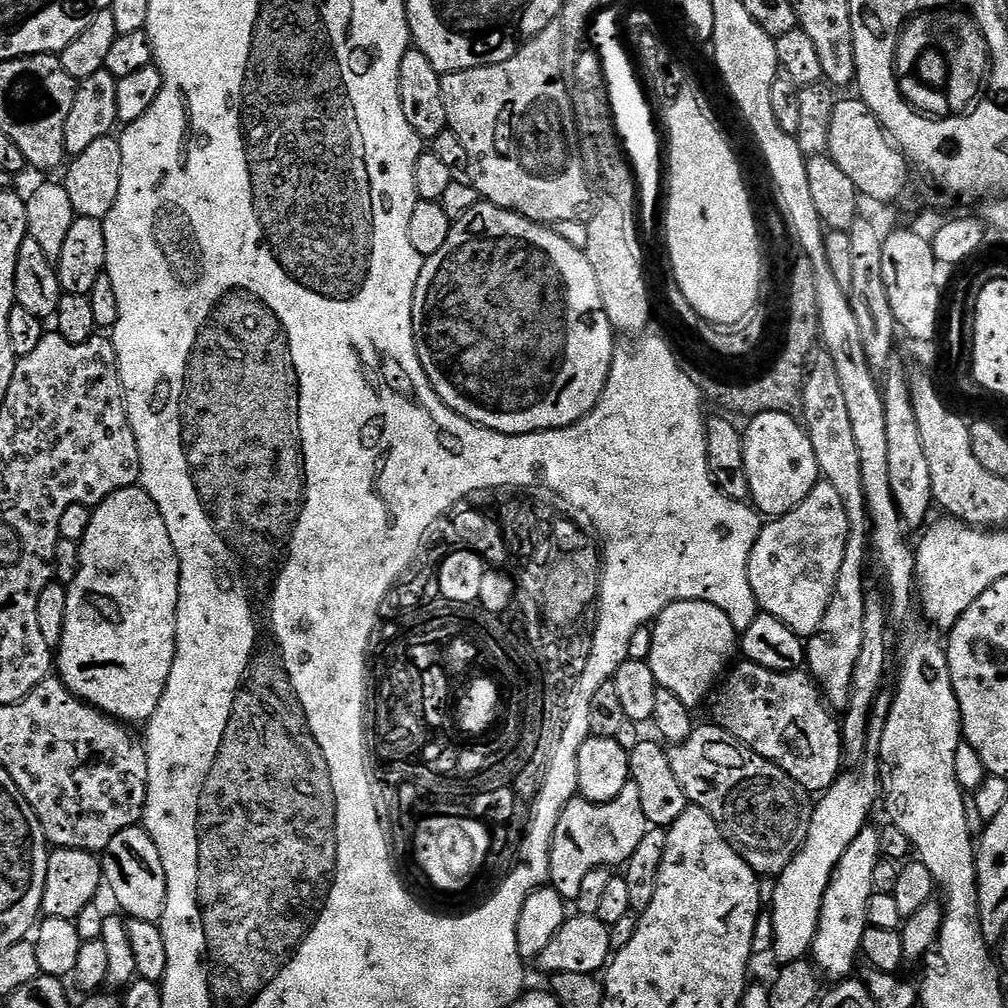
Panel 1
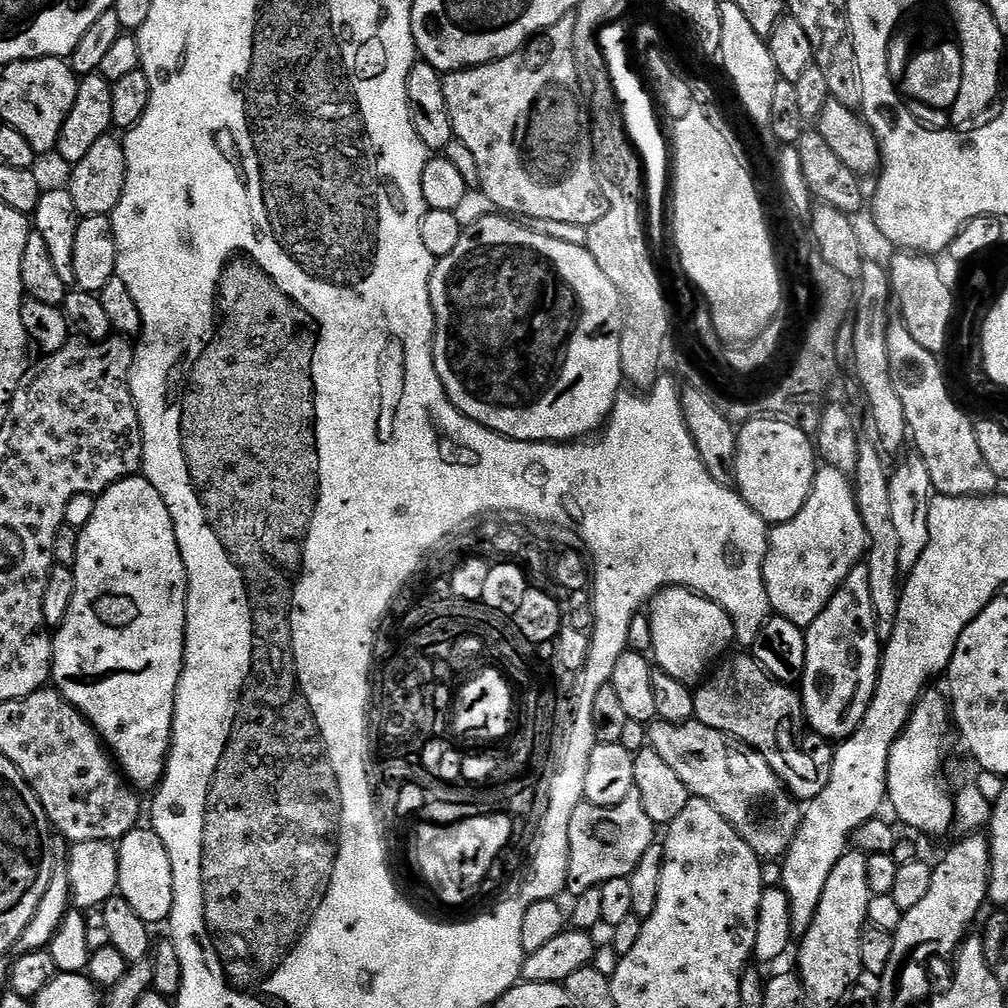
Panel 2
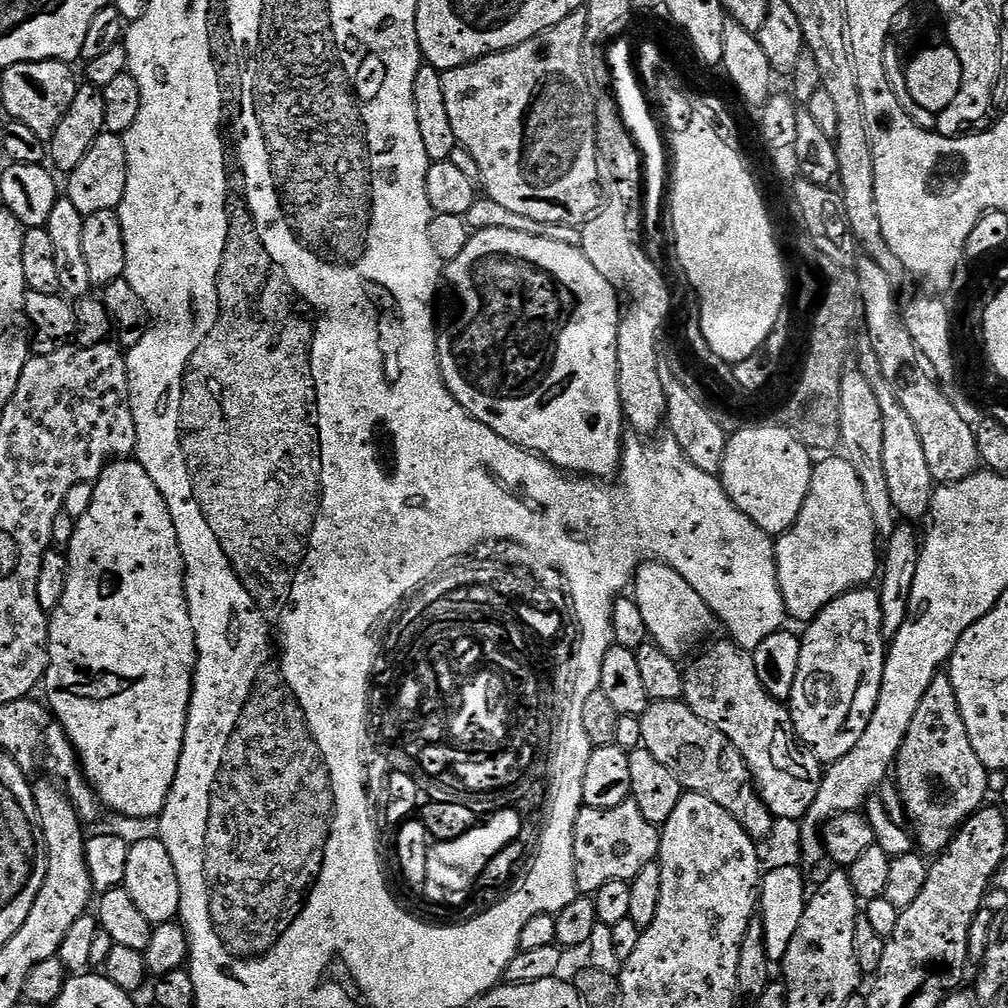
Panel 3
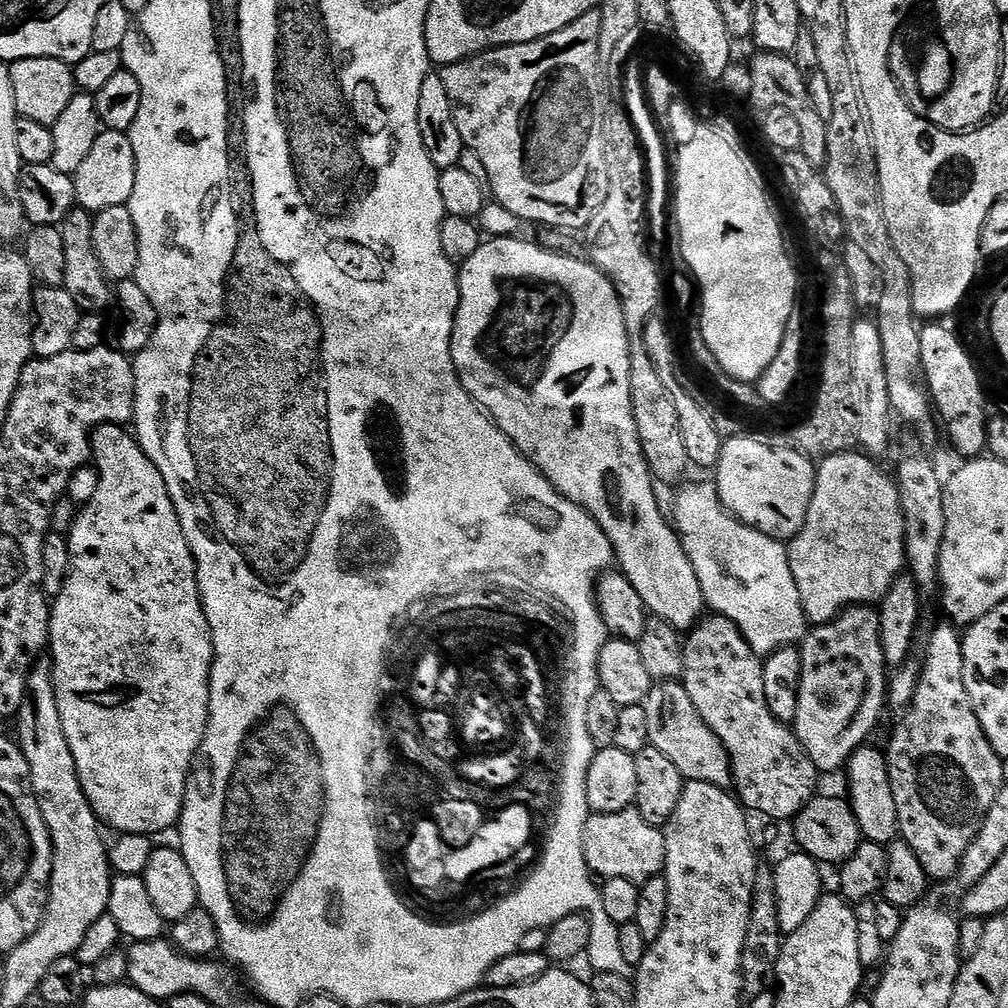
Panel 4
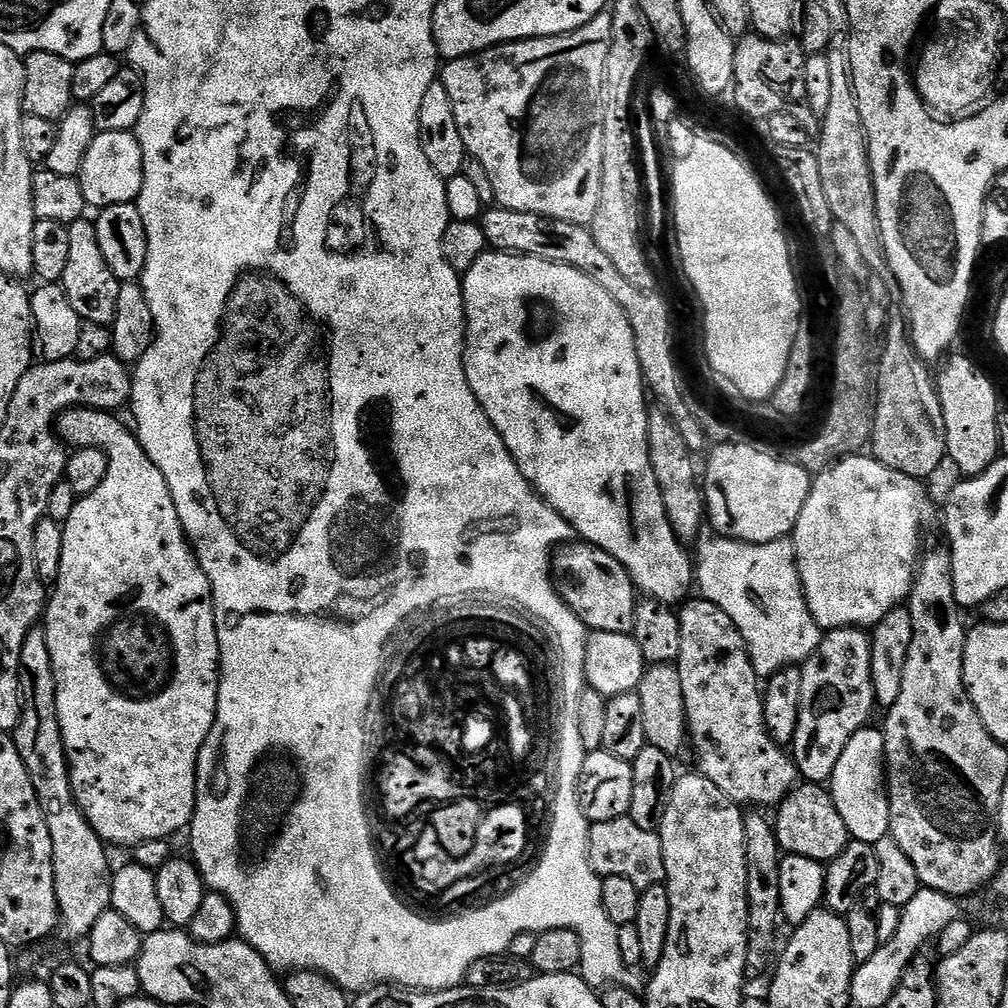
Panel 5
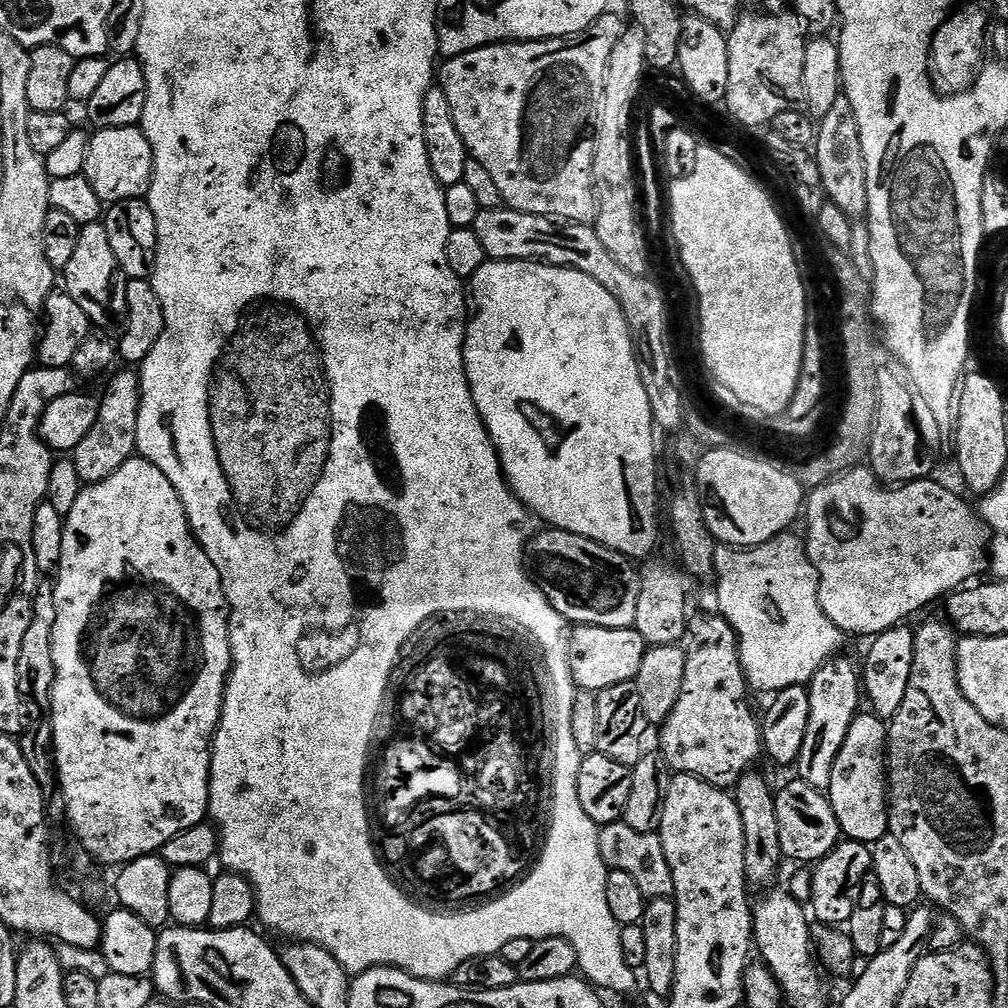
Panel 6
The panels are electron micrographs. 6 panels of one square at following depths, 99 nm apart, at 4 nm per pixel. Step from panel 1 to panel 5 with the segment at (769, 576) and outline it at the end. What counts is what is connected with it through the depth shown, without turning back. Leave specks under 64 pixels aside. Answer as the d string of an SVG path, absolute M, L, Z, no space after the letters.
M868 454L846 456L813 479L812 489L806 498L806 506L802 506L802 514L796 523L796 531L792 533L790 539L792 545L796 548L796 565L798 566L800 581L804 587L804 597L808 603L810 614L814 614L814 622L818 622L820 629L871 629L880 624L882 618L886 618L886 614L890 614L895 608L901 607L912 595L912 580L916 577L916 569L922 555L920 531L924 528L924 515L928 512L928 492L924 487L925 485L921 481L910 478L906 474L898 474L898 470L890 470L890 466L882 466L882 462L878 462Z

